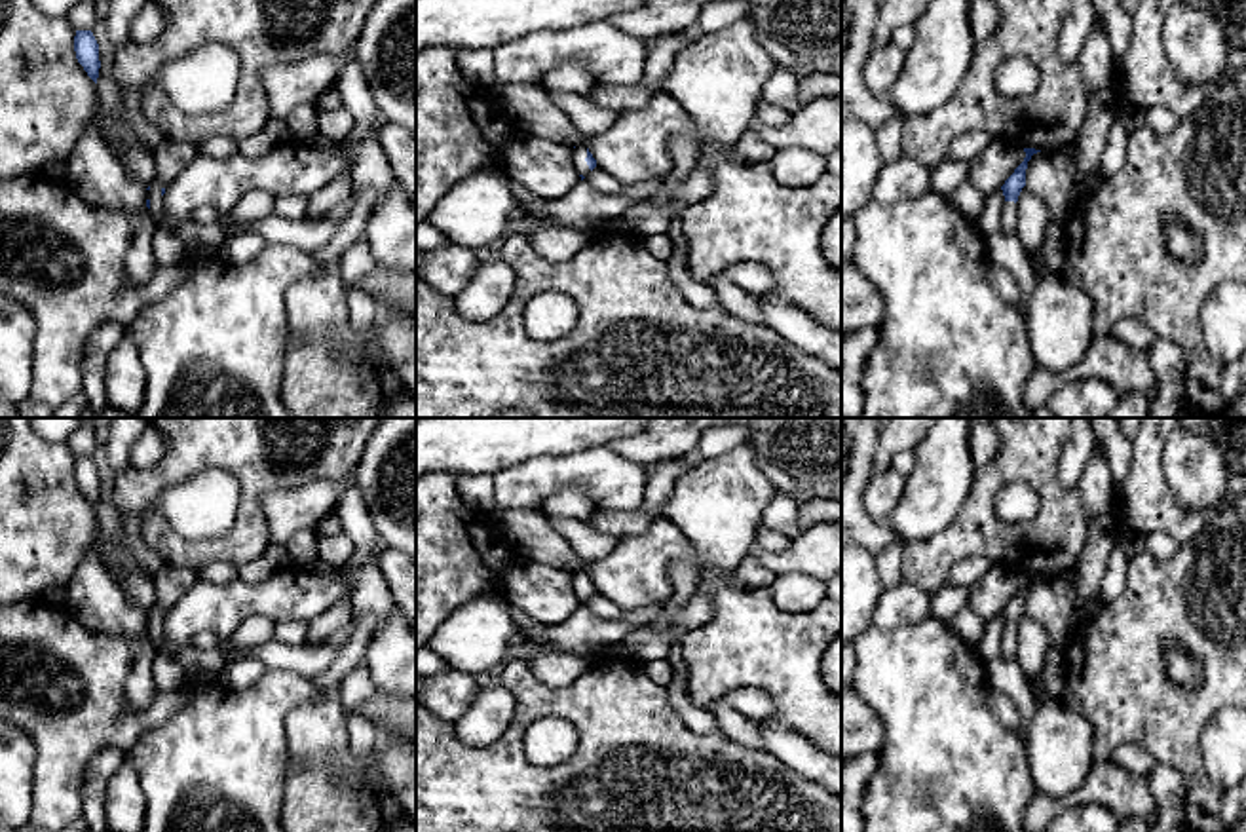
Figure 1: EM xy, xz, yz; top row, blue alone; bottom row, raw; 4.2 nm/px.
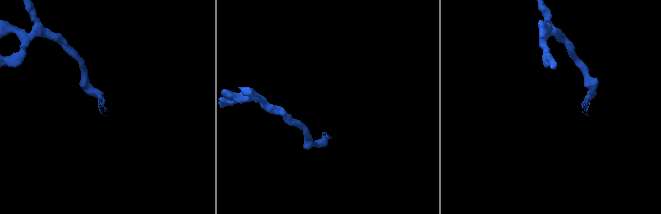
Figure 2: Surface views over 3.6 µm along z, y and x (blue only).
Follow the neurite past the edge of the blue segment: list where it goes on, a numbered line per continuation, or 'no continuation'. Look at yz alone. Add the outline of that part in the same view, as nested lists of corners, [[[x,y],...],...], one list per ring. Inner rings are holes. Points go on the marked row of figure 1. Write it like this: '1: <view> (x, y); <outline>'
1: yz (1009, 208); [[[1005,201],[1001,209],[1001,230],[1007,236],[1014,236],[1016,232],[1016,203],[1014,201]]]

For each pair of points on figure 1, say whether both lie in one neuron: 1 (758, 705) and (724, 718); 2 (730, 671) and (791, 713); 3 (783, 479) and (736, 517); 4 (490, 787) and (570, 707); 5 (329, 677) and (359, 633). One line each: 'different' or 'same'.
1: different
2: same
3: different
4: same
5: same

